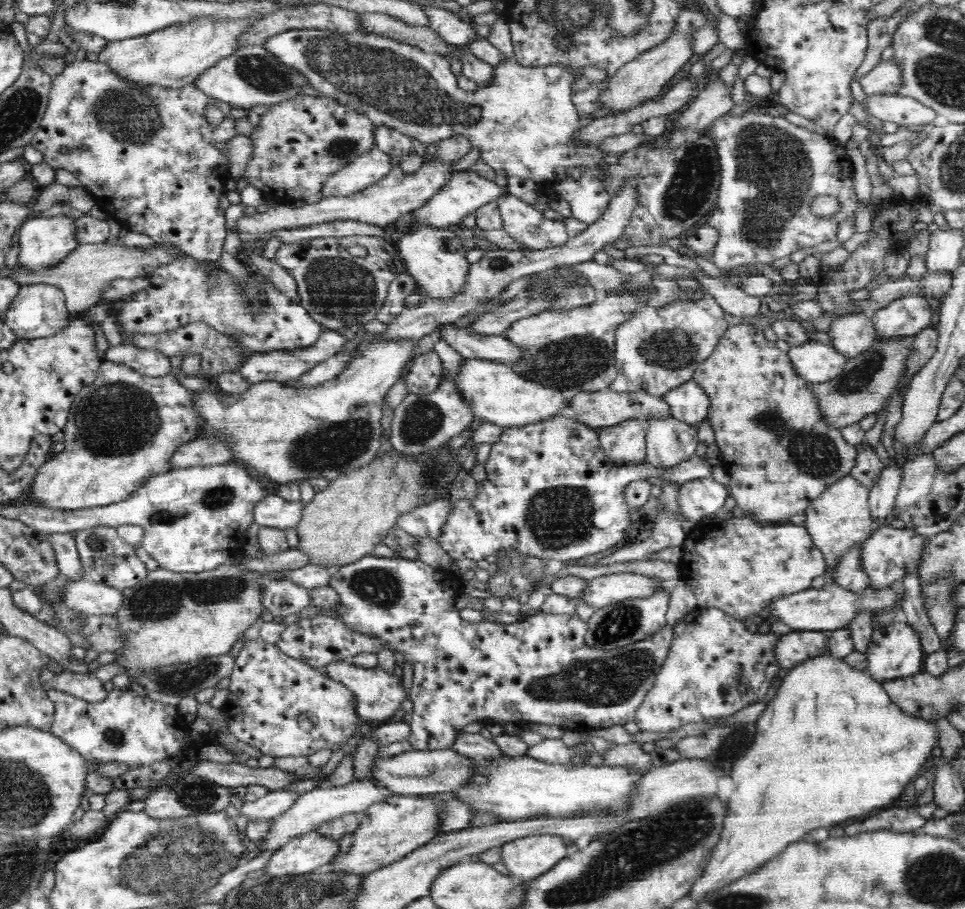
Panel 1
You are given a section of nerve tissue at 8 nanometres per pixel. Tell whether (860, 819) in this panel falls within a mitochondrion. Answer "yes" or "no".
no

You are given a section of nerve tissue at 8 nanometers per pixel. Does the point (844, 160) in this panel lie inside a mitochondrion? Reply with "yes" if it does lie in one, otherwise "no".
no

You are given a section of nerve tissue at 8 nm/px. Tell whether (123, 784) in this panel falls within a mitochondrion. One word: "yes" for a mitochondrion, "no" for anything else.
no

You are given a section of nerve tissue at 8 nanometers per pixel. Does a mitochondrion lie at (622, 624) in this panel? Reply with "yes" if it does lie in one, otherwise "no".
yes

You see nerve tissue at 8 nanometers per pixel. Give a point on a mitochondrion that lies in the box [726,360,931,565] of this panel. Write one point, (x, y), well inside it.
(815, 453)

